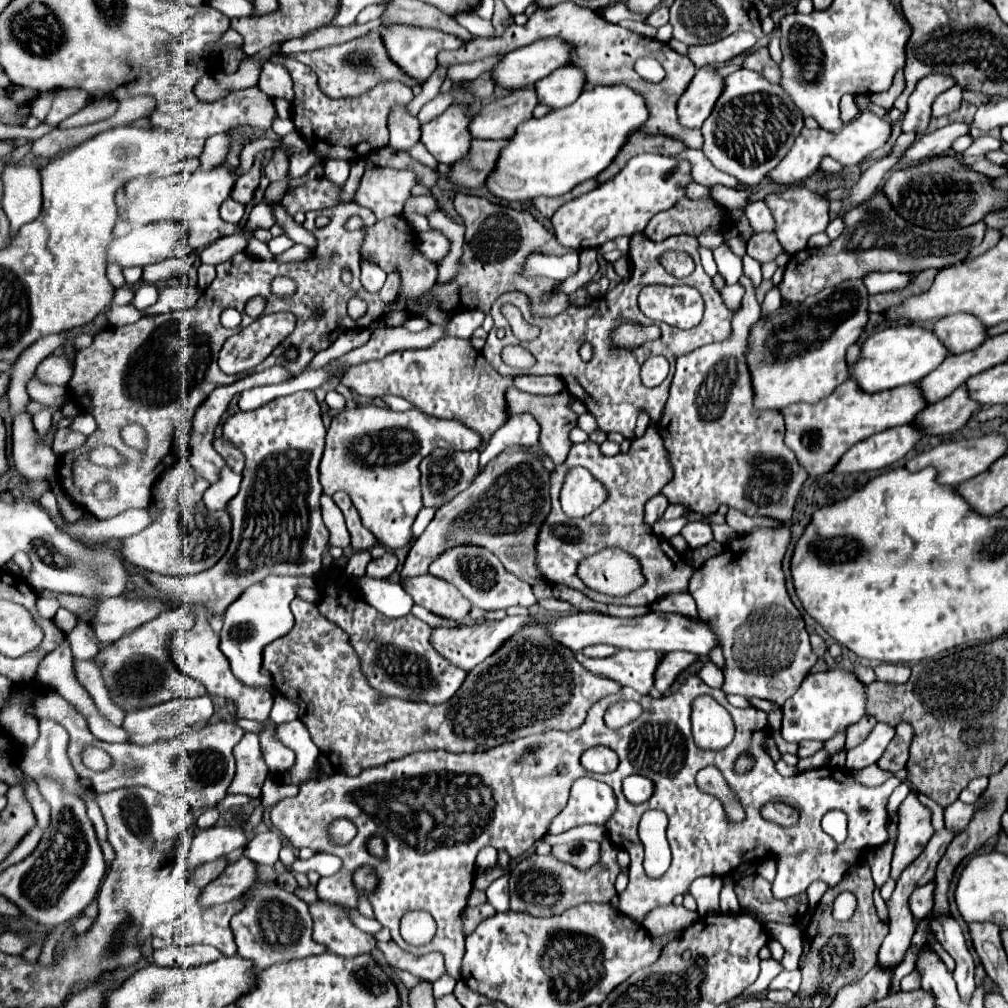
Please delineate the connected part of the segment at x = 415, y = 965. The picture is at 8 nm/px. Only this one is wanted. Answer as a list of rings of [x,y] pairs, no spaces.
[[[378,942],[378,948],[384,952],[386,960],[394,968],[406,970],[422,982],[436,982],[444,974],[444,958],[438,952],[412,956],[412,954],[406,954],[402,948],[398,948],[394,942]]]

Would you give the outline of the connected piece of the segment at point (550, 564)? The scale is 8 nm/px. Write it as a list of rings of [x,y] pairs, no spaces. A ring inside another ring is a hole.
[[[650,426],[642,438],[634,440],[630,446],[630,452],[626,454],[620,452],[616,456],[604,456],[600,452],[600,444],[590,442],[590,440],[584,444],[572,446],[566,462],[560,464],[552,472],[552,478],[550,478],[552,480],[552,488],[550,488],[552,512],[546,518],[546,522],[542,524],[538,544],[536,544],[536,550],[538,550],[536,566],[550,584],[566,584],[568,588],[576,588],[584,592],[592,600],[598,600],[604,604],[626,604],[626,606],[650,606],[652,602],[656,602],[662,596],[688,592],[686,586],[688,586],[690,574],[694,574],[694,568],[668,542],[658,540],[652,532],[652,526],[644,522],[646,502],[652,496],[660,494],[662,486],[666,486],[666,482],[670,482],[672,478],[672,466],[670,466],[668,455],[664,442],[662,442],[662,436],[658,434],[654,426]],[[576,466],[590,470],[596,478],[600,478],[600,482],[606,484],[610,492],[610,498],[598,510],[578,520],[568,518],[562,512],[560,500],[558,500],[566,474],[570,472],[570,468],[576,468]],[[606,546],[618,546],[640,562],[642,574],[644,574],[644,584],[640,586],[640,590],[634,590],[622,598],[614,598],[614,596],[600,594],[596,590],[590,590],[578,578],[576,574],[578,562],[590,554],[596,554],[598,550],[604,550]]]

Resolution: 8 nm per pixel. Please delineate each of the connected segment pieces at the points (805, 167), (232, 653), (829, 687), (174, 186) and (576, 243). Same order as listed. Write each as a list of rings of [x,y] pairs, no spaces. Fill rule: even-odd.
[[[856,95],[854,100],[861,112],[852,122],[844,124],[838,132],[826,132],[826,130],[822,130],[822,128],[818,128],[818,130],[808,130],[808,128],[804,128],[802,134],[796,138],[792,150],[790,150],[790,152],[784,156],[784,160],[770,172],[770,178],[772,178],[776,184],[794,184],[794,182],[804,180],[806,176],[816,174],[816,172],[820,170],[820,160],[822,160],[824,156],[832,156],[834,160],[842,162],[842,166],[854,166],[854,164],[862,162],[862,160],[864,160],[868,154],[872,154],[874,150],[882,148],[882,146],[888,142],[890,134],[892,134],[892,124],[867,109],[870,103],[869,95]]]
[[[322,572],[316,576],[268,576],[262,582],[250,586],[238,600],[234,600],[224,612],[224,626],[220,632],[220,650],[230,660],[232,672],[248,686],[266,686],[274,692],[274,686],[268,676],[260,674],[262,668],[262,650],[276,638],[286,636],[294,618],[290,612],[290,602],[296,598],[298,588],[318,588]]]
[[[844,670],[818,672],[804,678],[798,692],[782,706],[784,722],[782,722],[782,738],[786,742],[802,742],[802,740],[830,740],[836,732],[846,730],[846,726],[858,722],[866,714],[866,688],[852,674]]]
[[[222,164],[214,170],[196,170],[192,174],[180,172],[180,174],[168,176],[168,178],[158,178],[152,184],[148,184],[136,196],[136,200],[128,200],[126,210],[120,212],[120,218],[136,222],[136,224],[150,224],[150,222],[158,222],[158,220],[184,222],[190,226],[190,238],[188,238],[190,248],[192,250],[206,248],[208,244],[212,244],[218,238],[242,232],[240,226],[226,224],[218,212],[220,204],[230,196],[234,182],[236,182],[236,178],[228,164]]]
[[[662,154],[634,156],[626,170],[616,178],[600,184],[596,190],[566,202],[554,216],[552,226],[560,244],[570,248],[598,248],[618,236],[634,236],[646,228],[650,218],[672,208],[686,196],[686,186],[692,182],[690,162]]]

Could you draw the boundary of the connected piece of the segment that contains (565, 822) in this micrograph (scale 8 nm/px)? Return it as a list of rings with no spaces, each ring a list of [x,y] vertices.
[[[580,778],[572,786],[568,806],[552,820],[550,834],[562,834],[582,824],[606,826],[616,810],[616,796],[604,782],[592,778]]]

